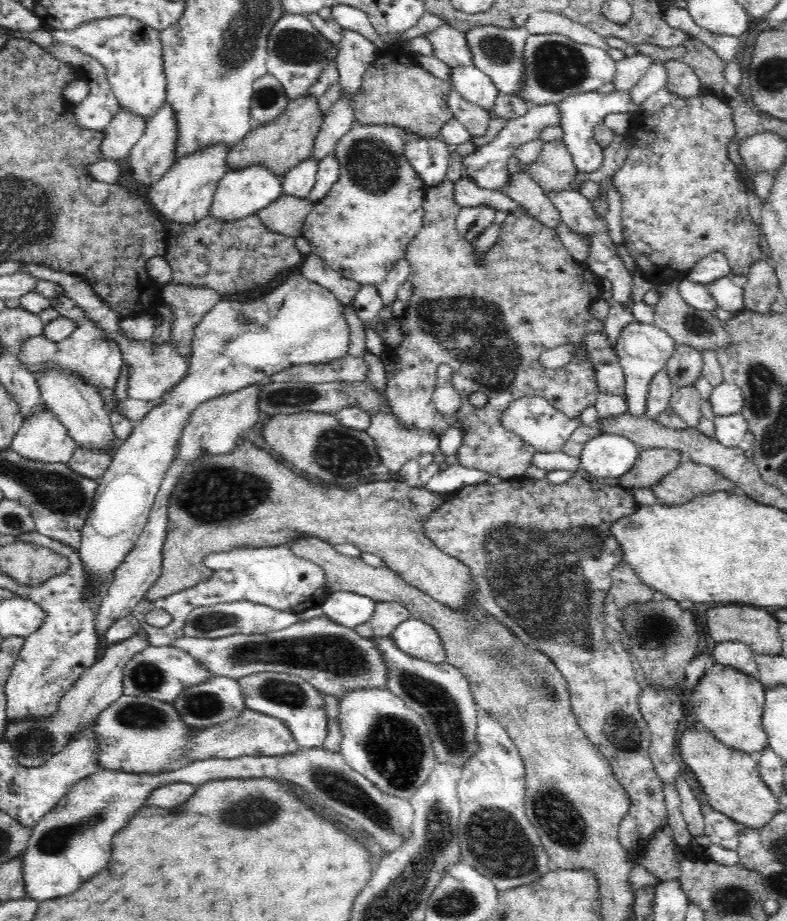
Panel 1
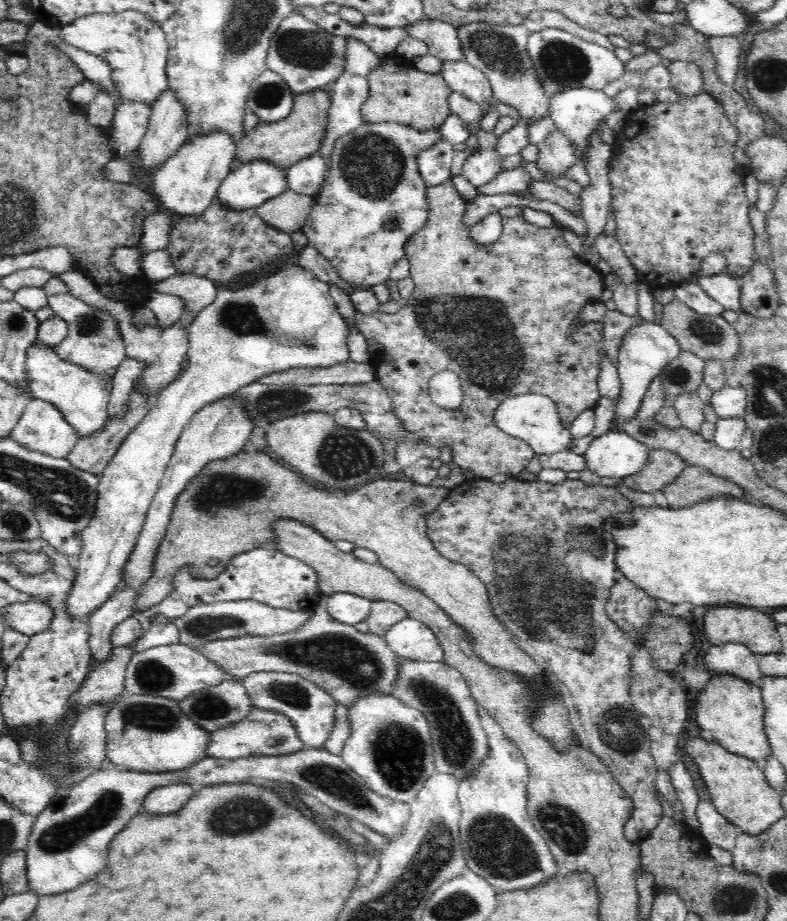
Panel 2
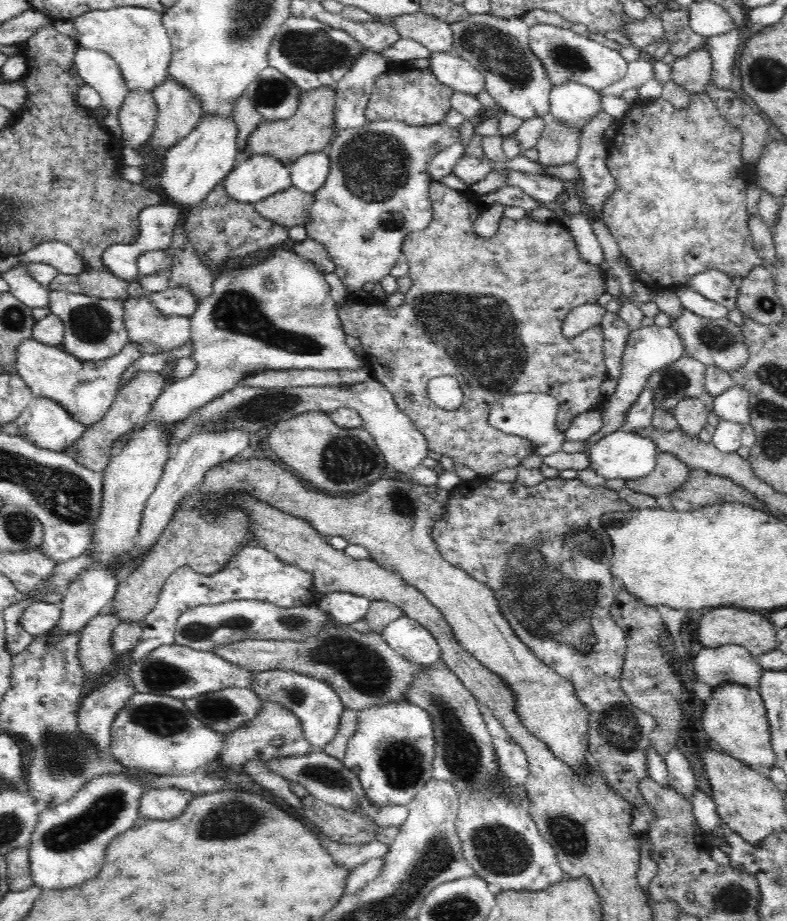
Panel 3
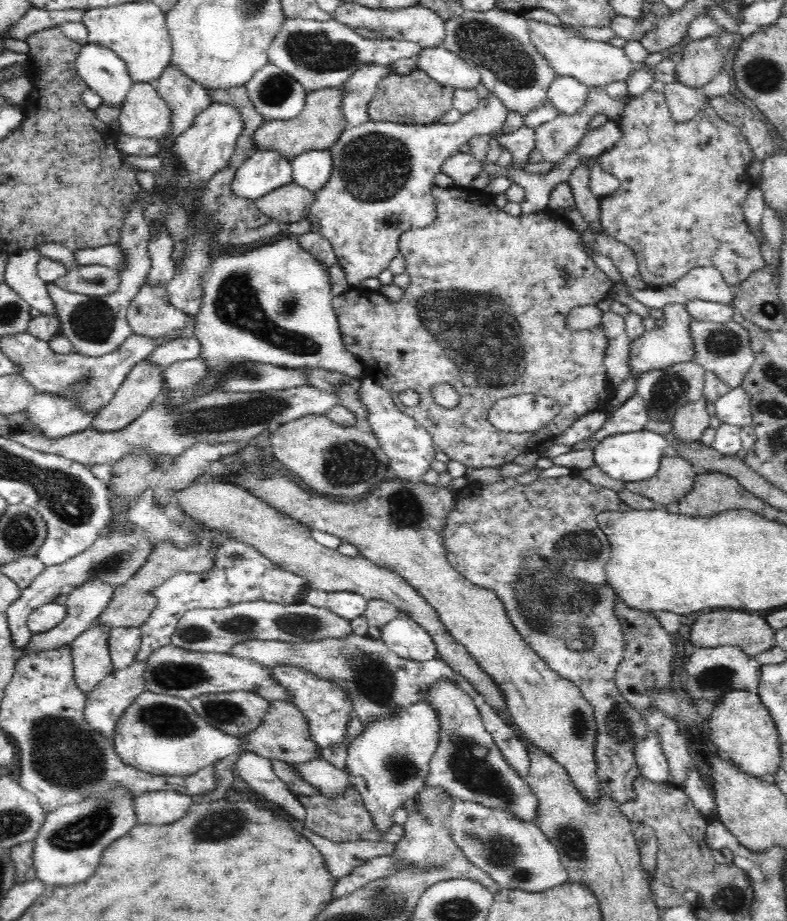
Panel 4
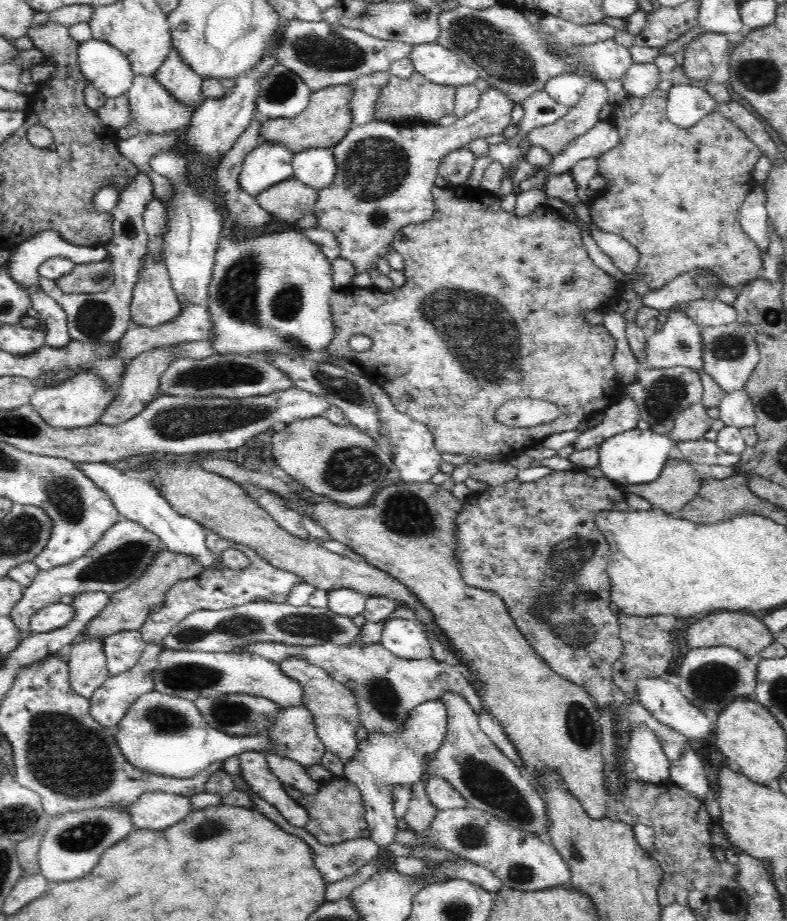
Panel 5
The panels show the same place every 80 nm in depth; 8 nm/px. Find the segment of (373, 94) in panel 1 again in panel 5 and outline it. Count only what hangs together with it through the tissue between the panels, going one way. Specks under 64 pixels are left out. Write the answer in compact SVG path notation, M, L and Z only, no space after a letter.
M416 70L408 78L398 78L391 75L388 82L380 89L380 94L374 103L374 121L388 121L407 125L414 122L434 124L442 116L453 113L455 90L455 86L436 84Z

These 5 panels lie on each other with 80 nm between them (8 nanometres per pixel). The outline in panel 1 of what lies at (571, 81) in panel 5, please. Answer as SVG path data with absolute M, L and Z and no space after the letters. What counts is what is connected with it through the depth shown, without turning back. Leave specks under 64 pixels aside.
M601 91L584 92L584 94L574 94L568 96L564 102L560 102L562 111L562 122L560 127L564 129L565 138L563 140L566 149L573 158L574 165L579 173L592 173L602 169L604 165L603 149L594 139L594 128L603 122L603 118L610 113L625 112L636 113L639 106L631 104L629 92L612 91L610 94Z

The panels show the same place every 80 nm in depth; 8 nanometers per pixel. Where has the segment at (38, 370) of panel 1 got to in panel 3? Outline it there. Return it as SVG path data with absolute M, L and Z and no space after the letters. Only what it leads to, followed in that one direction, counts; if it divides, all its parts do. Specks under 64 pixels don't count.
M56 290L48 297L51 313L62 319L65 326L64 342L61 348L69 356L82 362L98 364L114 358L128 344L128 335L123 321L123 299L106 300L86 294Z

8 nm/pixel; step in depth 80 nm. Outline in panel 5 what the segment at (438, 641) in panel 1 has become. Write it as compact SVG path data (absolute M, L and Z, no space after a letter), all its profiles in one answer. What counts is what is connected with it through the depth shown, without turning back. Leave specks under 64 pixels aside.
M392 618L384 624L381 644L391 654L409 660L432 657L432 644L415 619Z

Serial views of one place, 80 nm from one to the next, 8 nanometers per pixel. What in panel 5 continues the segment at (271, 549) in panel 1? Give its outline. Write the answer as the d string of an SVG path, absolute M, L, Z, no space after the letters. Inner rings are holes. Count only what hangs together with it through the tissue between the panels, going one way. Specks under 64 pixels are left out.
M205 527L204 532L206 537L205 545L210 554L215 556L213 567L196 576L177 580L171 584L171 587L165 590L165 595L161 602L162 608L158 612L150 614L148 619L146 619L146 623L140 628L140 633L146 646L156 645L164 648L167 637L174 629L174 626L182 622L182 619L194 611L222 610L254 602L254 600L260 600L260 598L278 604L288 603L288 596L294 590L294 586L304 584L297 574L272 566L272 563L262 558L249 546L222 538L208 527ZM228 549L236 549L244 553L249 558L248 565L243 569L228 567L222 560L224 550Z

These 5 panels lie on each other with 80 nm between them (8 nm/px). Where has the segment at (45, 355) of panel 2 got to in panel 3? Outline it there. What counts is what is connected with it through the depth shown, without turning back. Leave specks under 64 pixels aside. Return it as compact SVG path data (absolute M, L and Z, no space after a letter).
M28 338L18 348L18 373L28 385L36 398L49 398L55 400L70 419L79 422L86 429L102 421L108 414L112 402L116 398L117 384L121 372L137 359L141 352L137 346L128 342L120 354L114 358L98 364L82 362L74 356L66 354L62 348L54 347L38 342L34 338Z

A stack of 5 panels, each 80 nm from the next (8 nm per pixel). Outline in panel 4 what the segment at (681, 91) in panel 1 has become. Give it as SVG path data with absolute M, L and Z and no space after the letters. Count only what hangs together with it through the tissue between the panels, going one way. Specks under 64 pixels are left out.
M717 35L696 39L682 50L682 60L675 68L676 78L688 88L701 89L716 76L722 60L717 51Z

